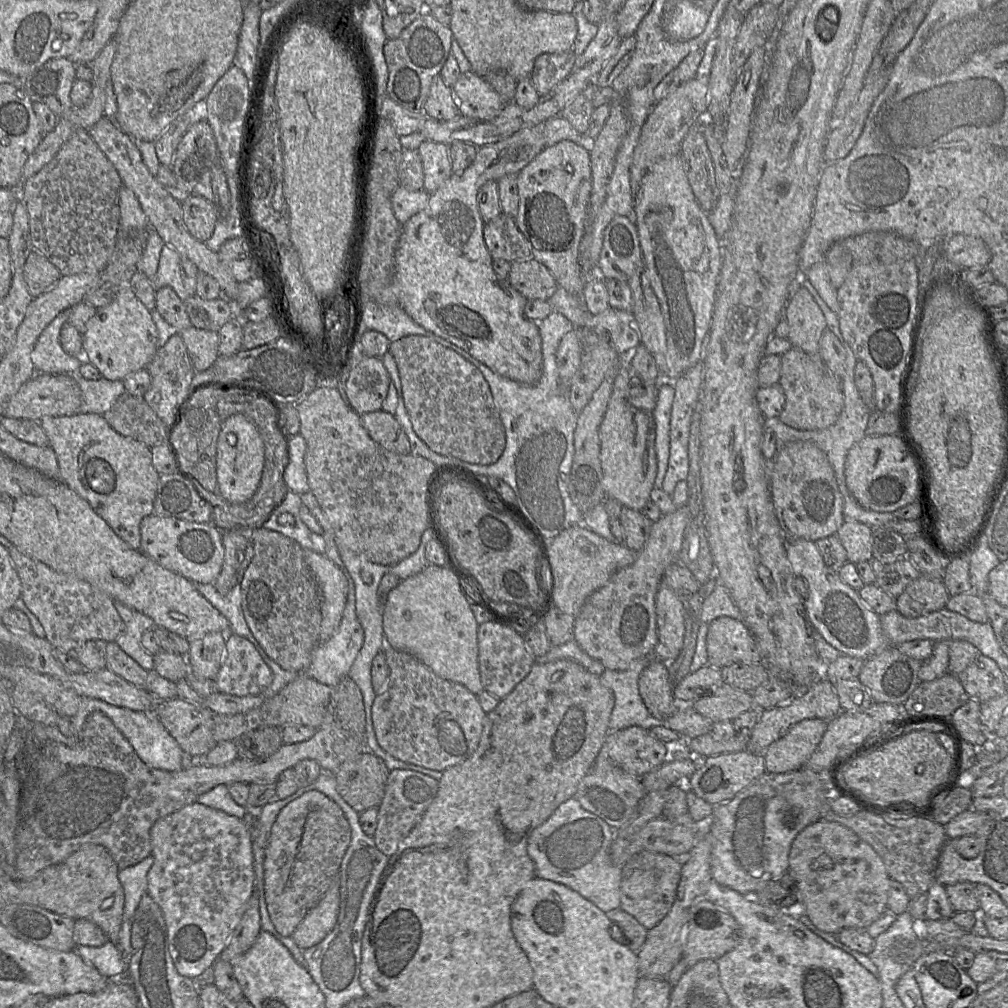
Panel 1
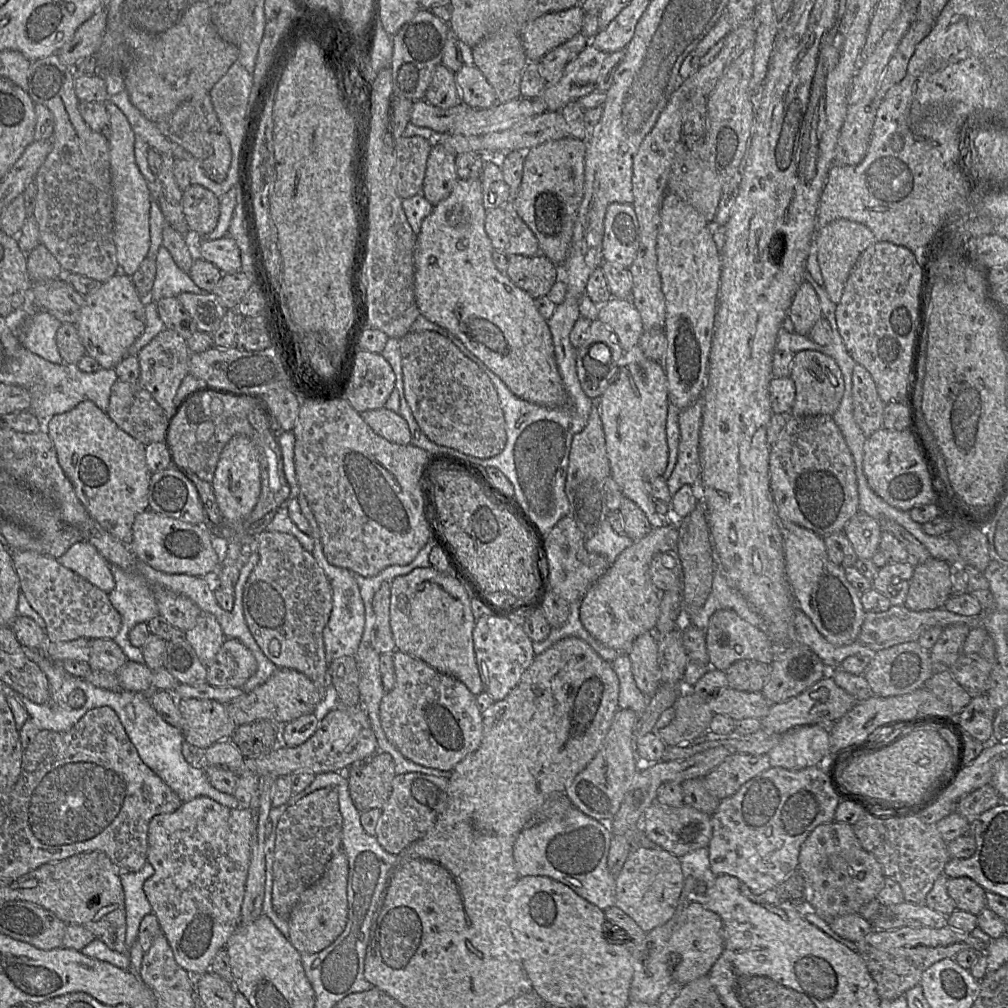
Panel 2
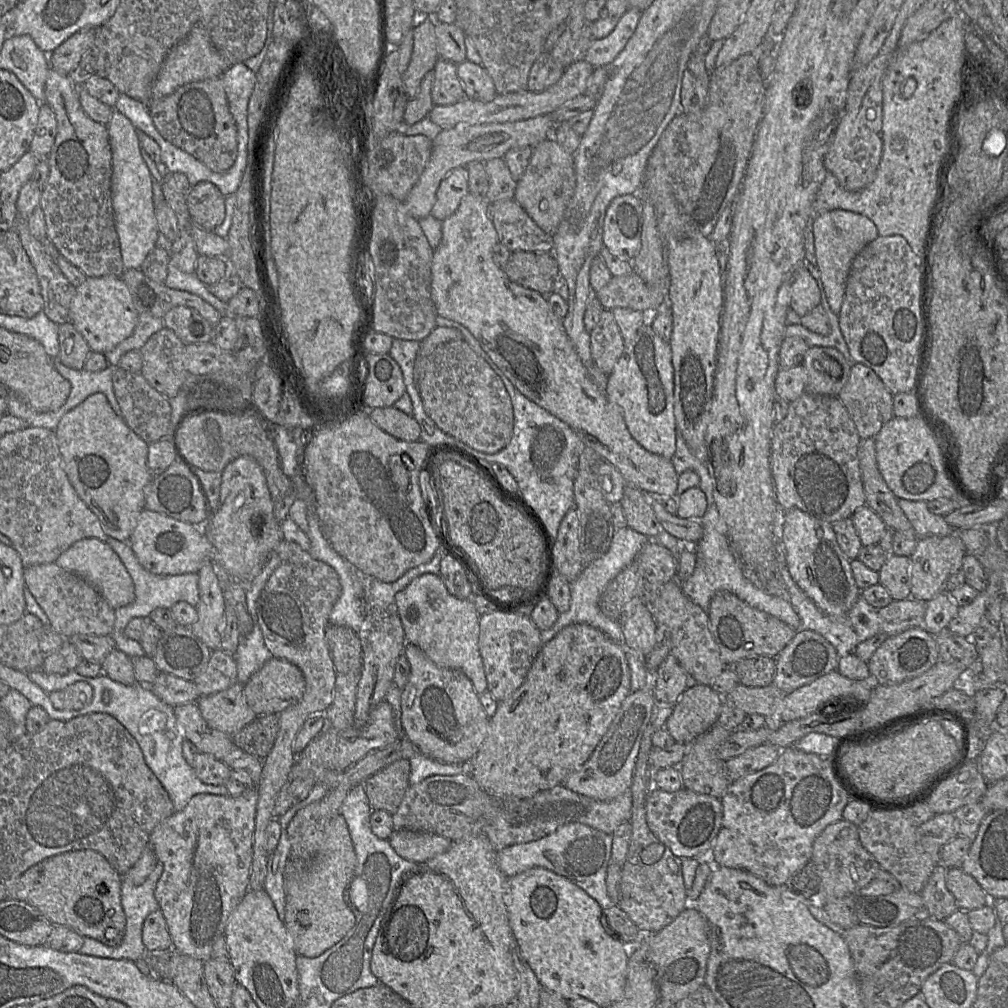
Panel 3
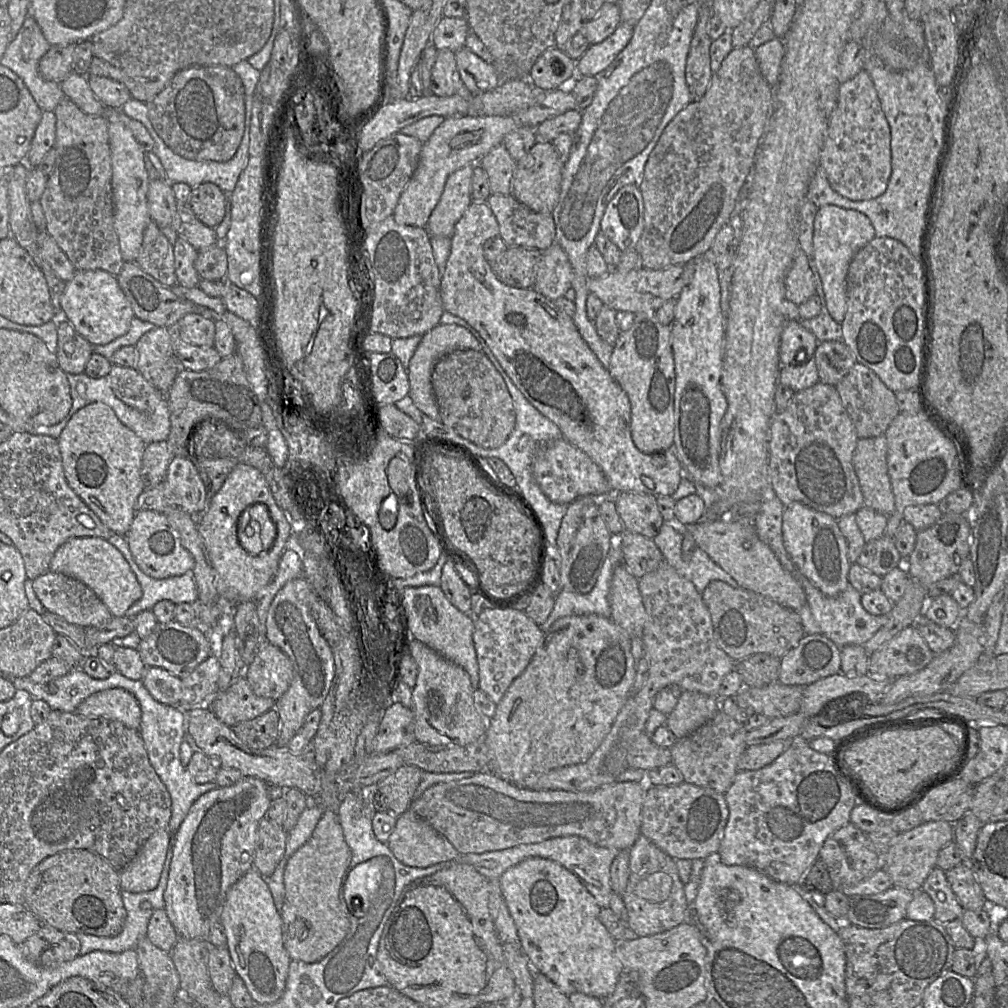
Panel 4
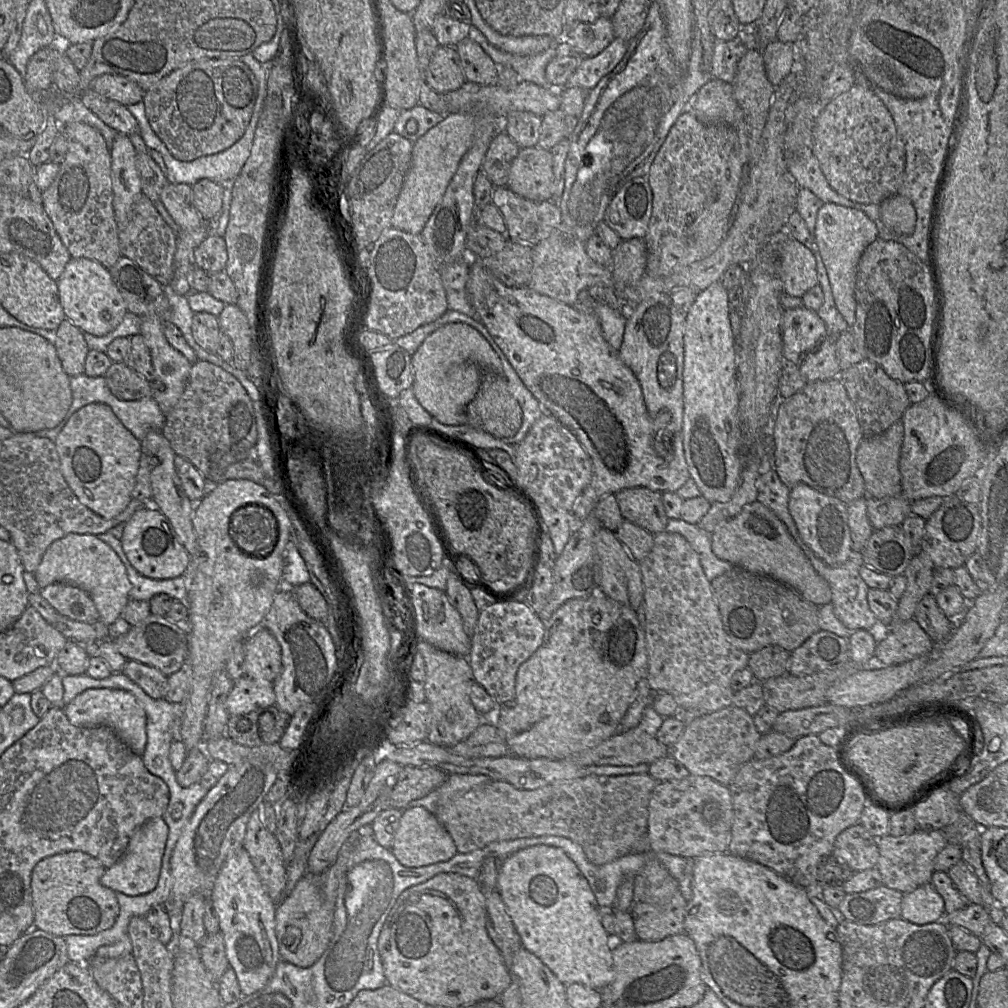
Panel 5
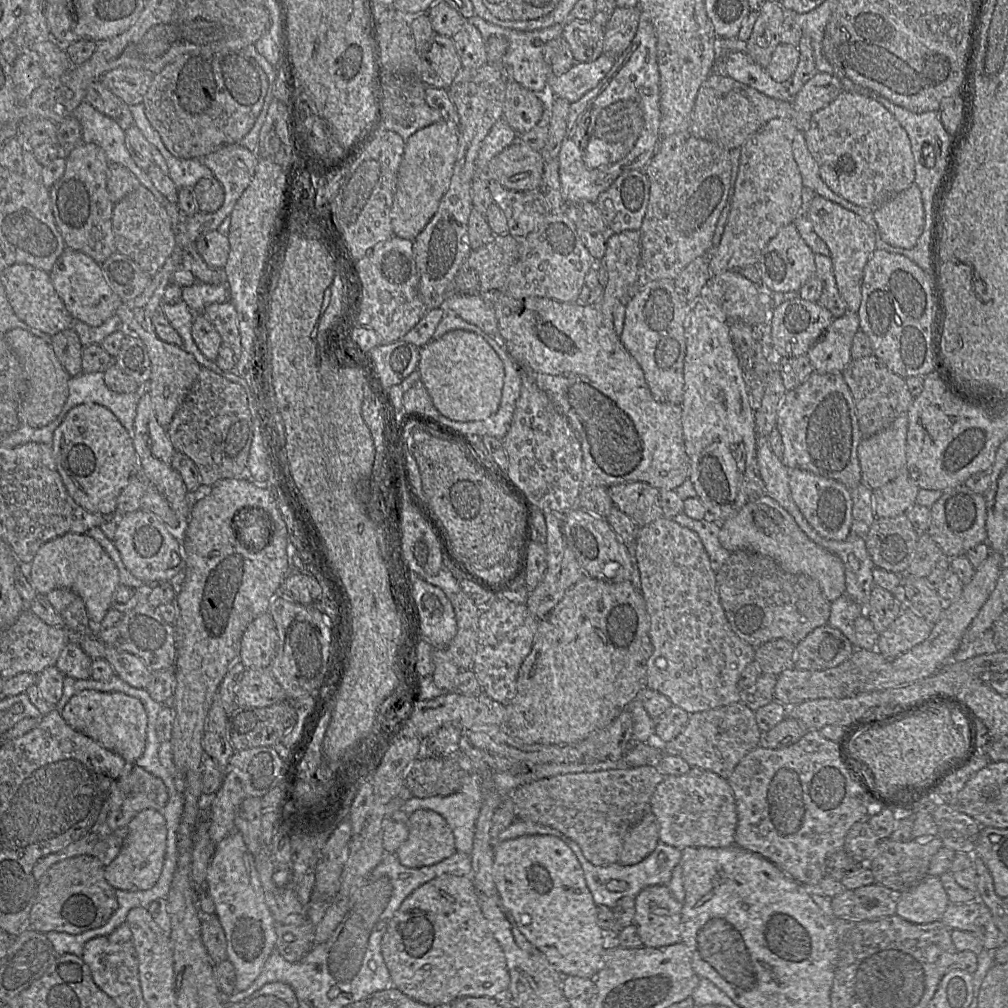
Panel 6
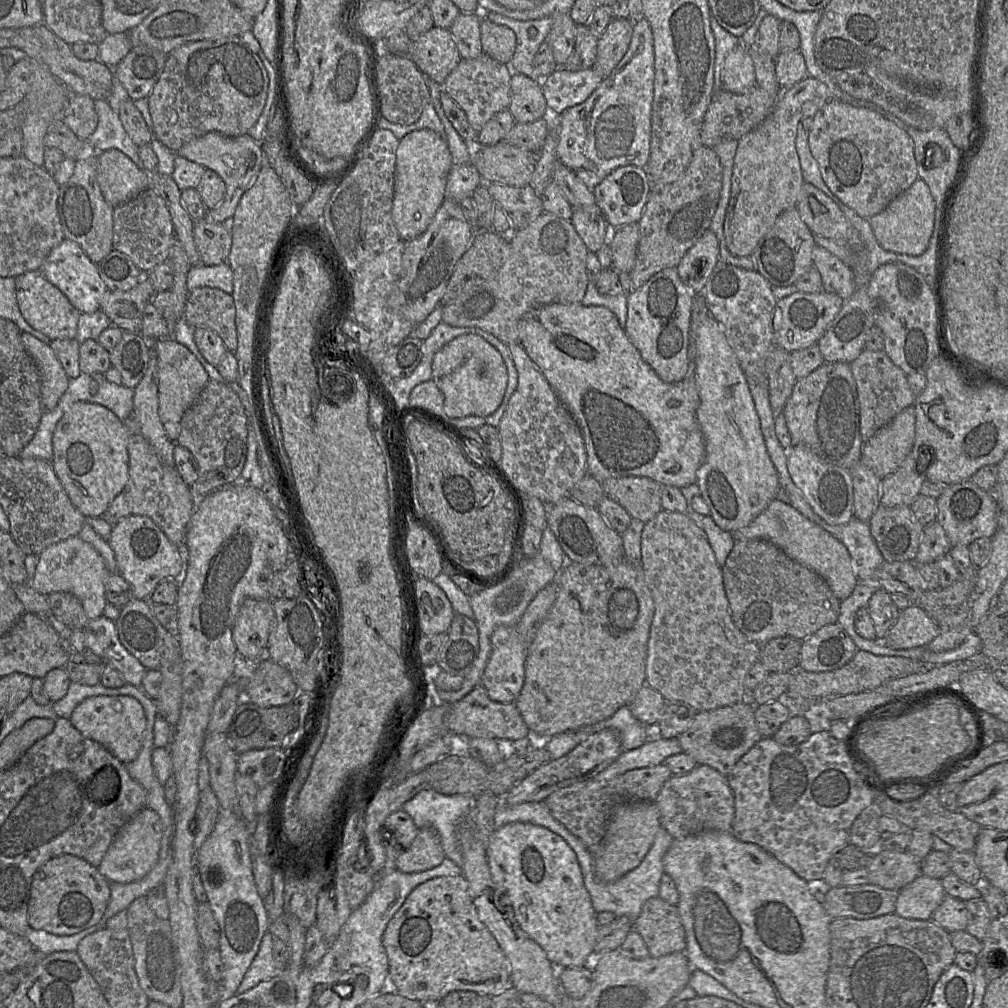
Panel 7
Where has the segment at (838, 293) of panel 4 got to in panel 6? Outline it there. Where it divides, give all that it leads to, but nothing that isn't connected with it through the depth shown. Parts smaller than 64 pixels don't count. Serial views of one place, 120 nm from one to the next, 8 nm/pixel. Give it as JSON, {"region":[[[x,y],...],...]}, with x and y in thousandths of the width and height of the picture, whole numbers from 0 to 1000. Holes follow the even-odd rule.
{"region":[[[813,193],[806,197],[800,215],[809,231],[820,242],[830,286],[841,308],[850,311],[854,303],[857,265],[869,247],[867,229],[850,212]]]}

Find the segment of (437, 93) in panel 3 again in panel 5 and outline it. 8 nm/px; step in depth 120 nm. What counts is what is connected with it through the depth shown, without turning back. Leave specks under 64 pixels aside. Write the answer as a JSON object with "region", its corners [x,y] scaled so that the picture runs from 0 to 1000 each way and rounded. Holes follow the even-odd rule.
{"region":[[[436,45],[420,72],[420,79],[436,93],[452,89],[462,81],[451,47]]]}

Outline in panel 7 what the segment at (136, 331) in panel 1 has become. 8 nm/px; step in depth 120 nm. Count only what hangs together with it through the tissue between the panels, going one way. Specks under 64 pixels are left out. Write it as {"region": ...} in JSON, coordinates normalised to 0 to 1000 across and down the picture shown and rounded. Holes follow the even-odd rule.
{"region":[[[65,236],[51,248],[38,269],[80,311],[98,308],[101,297],[107,289],[98,273],[96,262],[88,257],[75,240]]]}

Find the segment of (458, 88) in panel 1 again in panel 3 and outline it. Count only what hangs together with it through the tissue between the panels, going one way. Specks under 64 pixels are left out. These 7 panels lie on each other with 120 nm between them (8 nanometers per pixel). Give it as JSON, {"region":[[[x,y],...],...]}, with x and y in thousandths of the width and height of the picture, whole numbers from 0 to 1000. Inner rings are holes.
{"region":[[[462,59],[453,64],[453,74],[461,96],[477,101],[486,101],[491,97],[493,91],[490,81],[478,64]]]}

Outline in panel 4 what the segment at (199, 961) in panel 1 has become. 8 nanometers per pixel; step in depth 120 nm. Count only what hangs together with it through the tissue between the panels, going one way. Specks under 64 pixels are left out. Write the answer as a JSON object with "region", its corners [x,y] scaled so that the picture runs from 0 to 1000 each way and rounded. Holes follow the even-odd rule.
{"region":[[[241,770],[229,780],[216,780],[200,788],[190,798],[179,820],[170,830],[171,850],[162,887],[163,904],[178,930],[205,932],[209,919],[218,913],[226,883],[252,861],[255,823],[258,814],[264,811],[268,796],[265,777],[253,771]]]}

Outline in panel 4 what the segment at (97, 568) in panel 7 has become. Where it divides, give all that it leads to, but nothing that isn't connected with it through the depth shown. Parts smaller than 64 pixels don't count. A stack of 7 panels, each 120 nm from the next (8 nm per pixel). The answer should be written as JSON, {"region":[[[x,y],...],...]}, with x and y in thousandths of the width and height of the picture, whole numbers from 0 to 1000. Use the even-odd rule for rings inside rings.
{"region":[[[72,533],[54,549],[49,566],[72,572],[93,586],[112,612],[123,612],[125,606],[141,591],[140,582],[119,547],[100,533]]]}

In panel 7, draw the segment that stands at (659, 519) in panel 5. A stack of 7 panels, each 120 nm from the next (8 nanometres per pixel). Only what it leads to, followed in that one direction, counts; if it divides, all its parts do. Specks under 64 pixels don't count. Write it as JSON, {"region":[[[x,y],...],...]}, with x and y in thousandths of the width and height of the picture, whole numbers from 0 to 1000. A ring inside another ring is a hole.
{"region":[[[603,474],[596,482],[600,492],[616,501],[627,515],[642,519],[657,506],[658,482],[645,474]]]}

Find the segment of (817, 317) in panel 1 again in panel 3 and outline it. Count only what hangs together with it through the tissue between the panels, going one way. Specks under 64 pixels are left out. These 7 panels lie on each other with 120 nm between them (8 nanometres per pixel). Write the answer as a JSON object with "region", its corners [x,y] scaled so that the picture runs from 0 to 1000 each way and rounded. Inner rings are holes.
{"region":[[[798,263],[793,265],[787,274],[784,284],[784,306],[794,314],[814,302],[813,288],[811,279]]]}

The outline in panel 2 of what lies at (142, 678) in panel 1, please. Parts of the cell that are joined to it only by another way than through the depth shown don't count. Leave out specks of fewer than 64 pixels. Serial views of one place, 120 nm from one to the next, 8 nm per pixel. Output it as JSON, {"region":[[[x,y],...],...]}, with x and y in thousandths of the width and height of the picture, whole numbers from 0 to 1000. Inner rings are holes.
{"region":[[[89,634],[88,659],[94,665],[116,667],[127,655],[118,640],[111,634]]]}

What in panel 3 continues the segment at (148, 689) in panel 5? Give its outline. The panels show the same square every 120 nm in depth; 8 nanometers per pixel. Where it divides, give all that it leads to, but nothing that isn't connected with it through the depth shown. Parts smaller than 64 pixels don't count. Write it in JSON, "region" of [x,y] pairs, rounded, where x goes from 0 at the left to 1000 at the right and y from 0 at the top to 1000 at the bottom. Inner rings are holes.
{"region":[[[158,667],[148,684],[159,694],[171,701],[195,696],[199,691],[191,676],[186,676],[164,667]]]}

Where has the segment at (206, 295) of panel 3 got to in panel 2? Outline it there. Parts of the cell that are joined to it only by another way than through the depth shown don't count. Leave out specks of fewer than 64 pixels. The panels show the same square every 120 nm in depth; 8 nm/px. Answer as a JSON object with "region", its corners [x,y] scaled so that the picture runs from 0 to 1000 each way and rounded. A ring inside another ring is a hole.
{"region":[[[160,244],[155,254],[155,273],[148,296],[156,300],[161,296],[175,295],[179,291],[205,292],[190,279],[173,260],[168,249]]]}

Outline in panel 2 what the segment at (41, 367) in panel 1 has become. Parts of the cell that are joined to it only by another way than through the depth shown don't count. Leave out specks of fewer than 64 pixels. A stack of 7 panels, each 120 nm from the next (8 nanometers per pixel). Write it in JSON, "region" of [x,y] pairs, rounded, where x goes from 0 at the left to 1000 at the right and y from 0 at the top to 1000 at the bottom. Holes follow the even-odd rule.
{"region":[[[35,309],[22,319],[17,333],[20,340],[30,349],[55,361],[63,356],[56,341],[56,329],[61,319],[45,309]]]}

